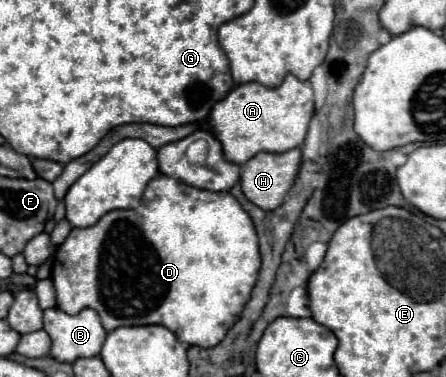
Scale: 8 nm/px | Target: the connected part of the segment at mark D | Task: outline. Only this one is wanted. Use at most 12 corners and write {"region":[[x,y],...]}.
{"region":[[157,175],[73,229],[57,307],[219,345],[257,283],[223,191]]}

